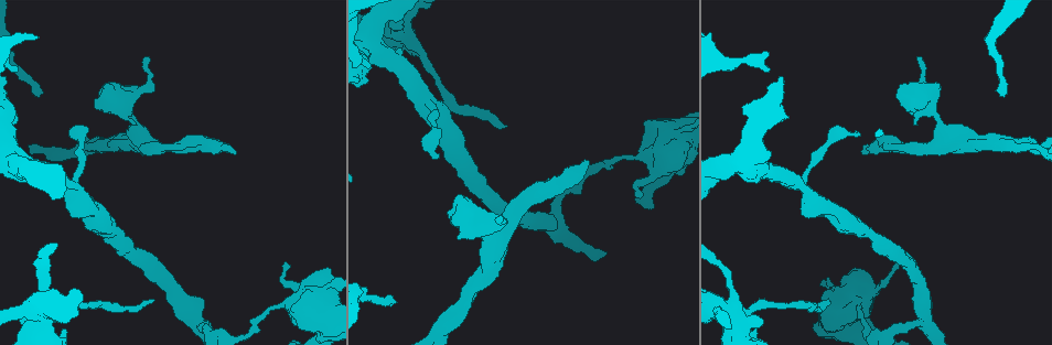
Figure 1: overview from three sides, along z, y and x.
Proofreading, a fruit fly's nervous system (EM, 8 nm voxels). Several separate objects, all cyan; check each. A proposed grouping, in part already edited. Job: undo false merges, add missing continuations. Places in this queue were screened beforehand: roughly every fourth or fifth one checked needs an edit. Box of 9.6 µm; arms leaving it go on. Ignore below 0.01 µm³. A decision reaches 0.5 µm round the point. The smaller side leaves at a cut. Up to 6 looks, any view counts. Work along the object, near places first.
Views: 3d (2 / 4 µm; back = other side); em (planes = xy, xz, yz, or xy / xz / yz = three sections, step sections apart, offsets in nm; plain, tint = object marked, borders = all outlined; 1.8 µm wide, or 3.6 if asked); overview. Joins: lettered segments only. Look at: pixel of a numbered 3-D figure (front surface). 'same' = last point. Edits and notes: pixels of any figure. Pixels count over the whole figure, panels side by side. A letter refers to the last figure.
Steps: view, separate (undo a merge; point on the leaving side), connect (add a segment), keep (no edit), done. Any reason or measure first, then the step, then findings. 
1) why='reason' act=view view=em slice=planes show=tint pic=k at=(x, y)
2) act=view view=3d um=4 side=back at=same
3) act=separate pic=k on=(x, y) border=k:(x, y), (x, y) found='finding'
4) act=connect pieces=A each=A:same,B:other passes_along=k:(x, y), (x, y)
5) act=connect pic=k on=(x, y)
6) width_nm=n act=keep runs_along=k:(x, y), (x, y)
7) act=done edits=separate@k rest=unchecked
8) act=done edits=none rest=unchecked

why='sharp bend' act=view view=em um=3.6 slice=xy step=4 show=tint pic=1 at=(401, 36)

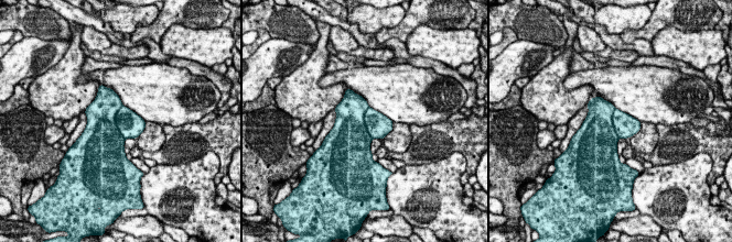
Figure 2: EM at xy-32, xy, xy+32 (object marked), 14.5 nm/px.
act=view view=em um=3.6 slice=planes show=borders at=same

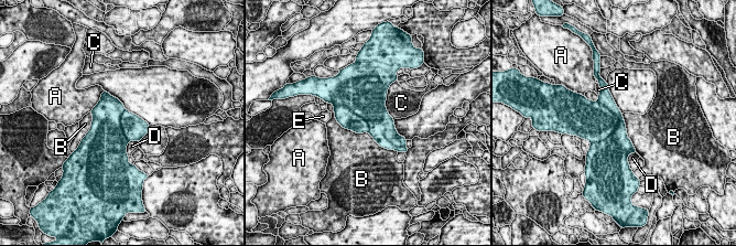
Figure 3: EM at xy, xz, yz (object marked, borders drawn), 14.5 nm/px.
act=separate pic=3 on=(599, 122) each=A:other,B:other,C:other,D:other,E:other border=3:(598, 100), (617, 125), (591, 143) found='two neurons meet here'

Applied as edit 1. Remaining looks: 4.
why='abrupt turn' act=view view=em um=3.6 slice=yz step=4 show=tint pic=1 at=(854, 302)

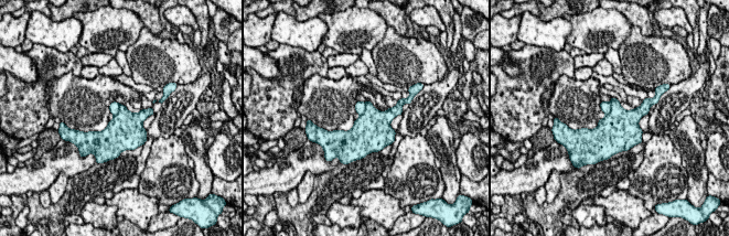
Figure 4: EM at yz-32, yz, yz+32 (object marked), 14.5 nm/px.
act=view view=em um=3.6 slice=planes show=borders at=same

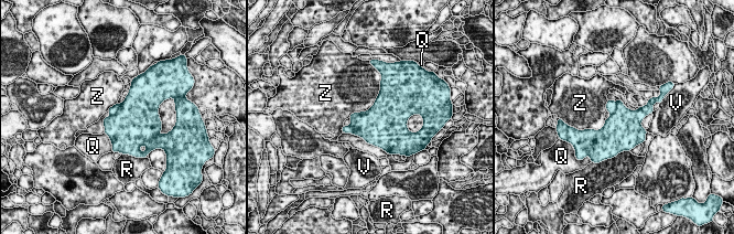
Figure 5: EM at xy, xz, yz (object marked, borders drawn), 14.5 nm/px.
act=separate pic=5 on=(130, 123) each=Q:other,R:other,V:other,Z:other found='two neurons meet here'

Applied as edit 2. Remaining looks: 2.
act=view view=overview

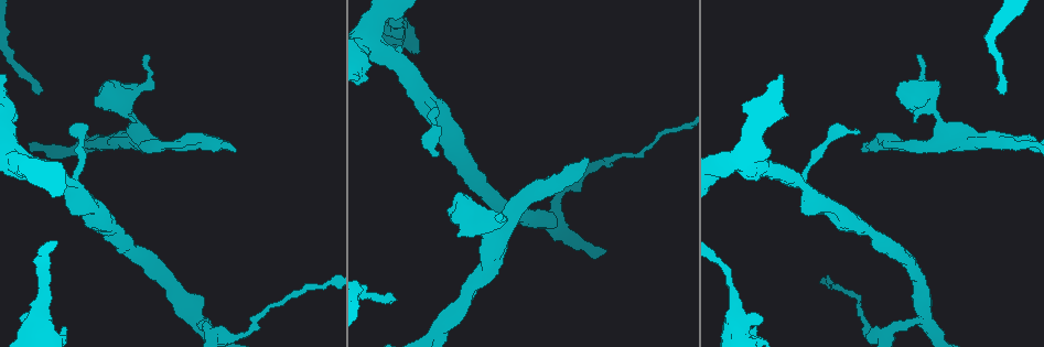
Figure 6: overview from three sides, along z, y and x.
why='free end' act=view view=em slice=xy step=8 show=borders pic=6 at=(394, 300)

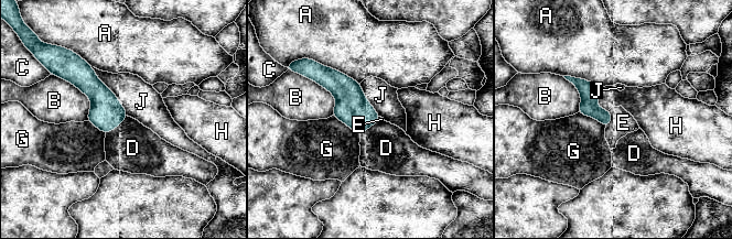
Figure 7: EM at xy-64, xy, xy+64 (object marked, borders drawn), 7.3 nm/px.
act=connect pieces=E each=A:other,B:other,C:other,D:other,E:same,G:other,H:other,J:other found='it goes on there'

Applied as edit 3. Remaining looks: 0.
act=done edits=separate@3,separate@5,connect@7 rest=unchecked

